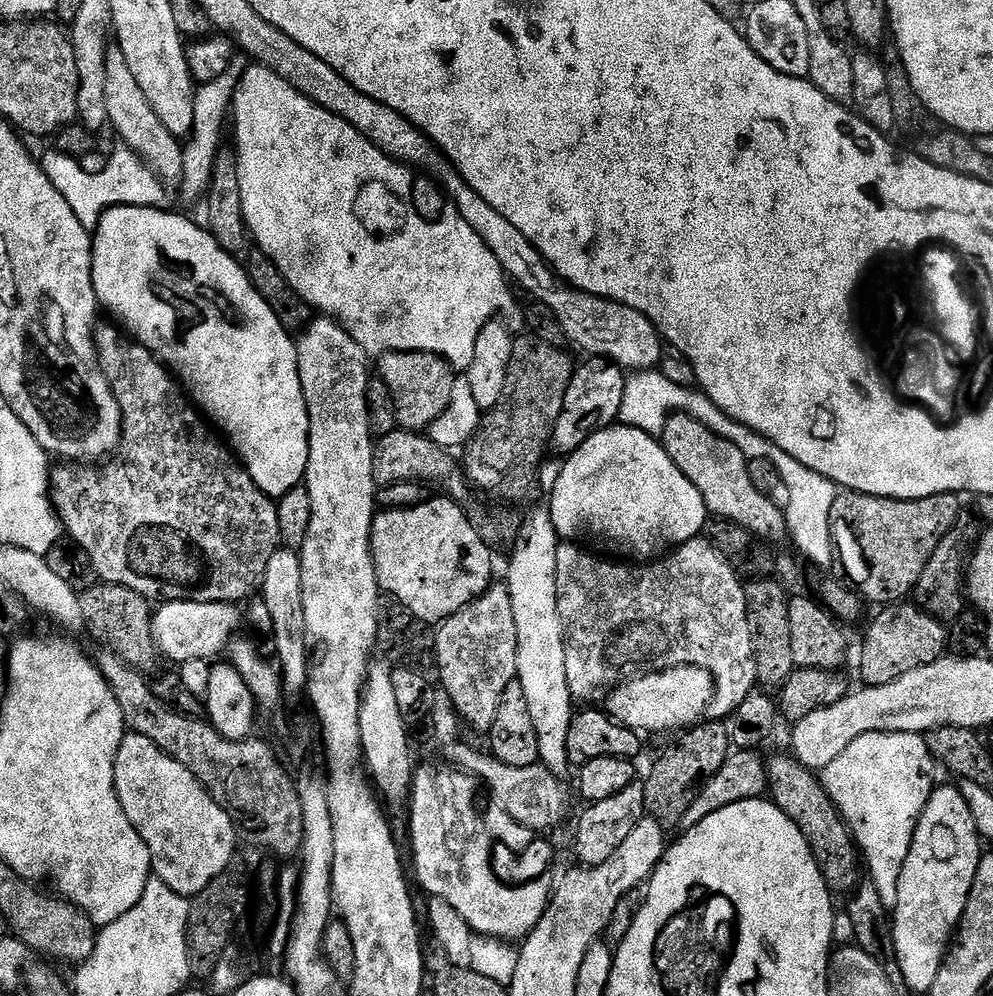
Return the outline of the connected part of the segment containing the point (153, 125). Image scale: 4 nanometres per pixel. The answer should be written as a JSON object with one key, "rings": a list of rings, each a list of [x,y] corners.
{"rings":[[[117,46],[109,47],[106,58],[106,114],[110,128],[120,135],[119,143],[130,149],[135,156],[139,156],[154,175],[161,181],[179,181],[184,175],[184,151],[181,141],[174,134],[166,130],[153,107],[146,102],[137,79],[129,69],[129,63],[123,57],[122,50]]]}

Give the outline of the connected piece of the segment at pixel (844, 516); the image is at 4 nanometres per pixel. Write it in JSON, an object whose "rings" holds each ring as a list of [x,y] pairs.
{"rings":[[[851,490],[837,493],[834,510],[830,510],[830,530],[838,568],[840,564],[844,571],[843,579],[861,599],[876,596],[876,606],[901,603],[917,586],[935,547],[955,526],[962,509],[960,500],[953,492],[916,500],[896,500]]]}

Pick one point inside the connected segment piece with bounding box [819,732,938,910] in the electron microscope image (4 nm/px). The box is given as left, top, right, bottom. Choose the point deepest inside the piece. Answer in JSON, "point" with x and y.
{"point":[880,784]}

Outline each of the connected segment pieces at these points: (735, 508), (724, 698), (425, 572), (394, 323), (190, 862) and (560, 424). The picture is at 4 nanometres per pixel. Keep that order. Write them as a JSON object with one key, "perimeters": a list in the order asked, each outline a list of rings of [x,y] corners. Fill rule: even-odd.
{"perimeters":[[[[671,416],[662,433],[662,443],[666,454],[694,482],[698,494],[702,494],[702,502],[713,517],[727,520],[730,524],[742,526],[746,531],[761,541],[785,539],[788,536],[788,522],[783,507],[775,504],[772,496],[764,496],[750,482],[748,461],[741,457],[738,446],[726,442],[726,438],[718,438],[702,422],[689,416]]],[[[697,538],[688,540],[681,544],[679,548],[673,548],[663,558],[653,559],[651,562],[640,562],[631,568],[631,563],[611,564],[608,560],[599,560],[596,556],[591,556],[588,552],[580,549],[581,545],[576,542],[558,543],[558,570],[556,571],[556,581],[558,582],[558,614],[562,618],[564,627],[564,645],[566,646],[566,670],[568,671],[568,685],[572,691],[573,699],[584,702],[584,692],[591,692],[594,696],[603,690],[611,689],[617,684],[623,684],[625,680],[631,680],[641,674],[649,672],[663,672],[665,668],[680,668],[683,664],[689,664],[695,668],[701,668],[711,674],[716,682],[714,698],[708,703],[707,715],[713,720],[723,721],[732,715],[732,712],[757,687],[756,659],[754,658],[754,646],[752,645],[752,635],[748,625],[748,603],[744,597],[745,585],[738,575],[733,561],[717,550],[711,540],[707,538]]],[[[451,498],[444,500],[425,499],[423,504],[413,508],[389,508],[377,511],[372,517],[370,550],[380,583],[381,593],[398,601],[410,614],[417,616],[424,624],[439,626],[458,610],[474,602],[494,584],[492,579],[492,551],[490,545],[480,537],[480,532],[461,505]]],[[[253,63],[240,76],[240,89],[236,92],[236,144],[234,151],[237,162],[238,183],[241,187],[242,210],[245,226],[251,239],[256,239],[255,247],[271,258],[277,270],[284,275],[285,282],[296,291],[305,305],[321,308],[327,319],[336,321],[362,346],[369,357],[379,358],[385,352],[425,352],[440,356],[457,373],[467,373],[470,362],[474,362],[474,346],[478,346],[478,334],[490,321],[497,319],[500,311],[508,312],[512,308],[510,287],[498,258],[484,243],[478,234],[456,213],[445,211],[438,220],[426,221],[412,209],[413,173],[405,165],[392,160],[387,154],[378,150],[350,122],[322,110],[310,98],[303,96],[288,80],[283,80],[274,70],[263,68]]],[[[135,734],[125,735],[122,746],[114,762],[114,786],[118,794],[118,802],[122,802],[122,810],[126,810],[126,818],[130,818],[130,826],[138,830],[142,842],[146,842],[146,850],[150,850],[152,871],[155,879],[166,882],[170,890],[182,894],[186,898],[197,896],[218,874],[229,871],[232,855],[236,852],[238,837],[236,827],[230,822],[230,814],[210,798],[210,794],[178,762],[174,757],[167,756],[150,738]]],[[[593,356],[573,371],[570,386],[566,386],[566,402],[562,402],[562,414],[554,422],[550,448],[557,457],[571,456],[593,432],[613,427],[620,419],[622,398],[626,390],[626,372],[609,359]]]]}

